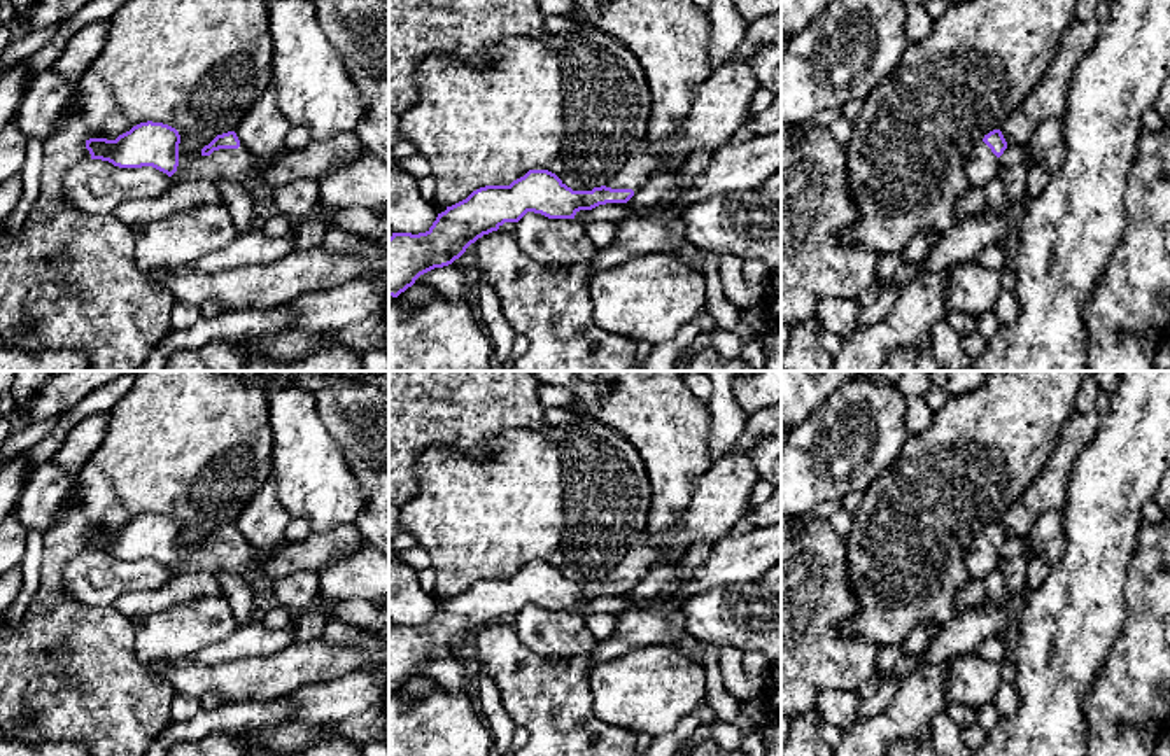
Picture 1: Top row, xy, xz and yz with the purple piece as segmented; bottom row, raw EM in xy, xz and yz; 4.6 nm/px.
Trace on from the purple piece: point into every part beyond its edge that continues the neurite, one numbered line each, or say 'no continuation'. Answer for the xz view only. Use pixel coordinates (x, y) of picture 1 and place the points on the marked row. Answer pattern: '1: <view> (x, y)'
1: xz (722, 105)

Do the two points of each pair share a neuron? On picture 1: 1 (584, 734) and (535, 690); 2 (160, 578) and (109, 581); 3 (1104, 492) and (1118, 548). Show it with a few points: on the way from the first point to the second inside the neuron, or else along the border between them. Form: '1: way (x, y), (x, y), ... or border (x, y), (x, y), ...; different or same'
1: way (571, 727), (547, 702); same
2: way (148, 578), (121, 578); same
3: way (1104, 506), (1104, 534); same

